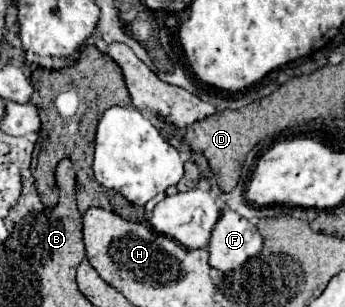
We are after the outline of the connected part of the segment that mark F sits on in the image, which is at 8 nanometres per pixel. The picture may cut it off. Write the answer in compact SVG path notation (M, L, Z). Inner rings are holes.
M222 207L208 243L210 265L218 271L232 271L254 257L260 249L262 237L258 235L256 225L228 207Z

